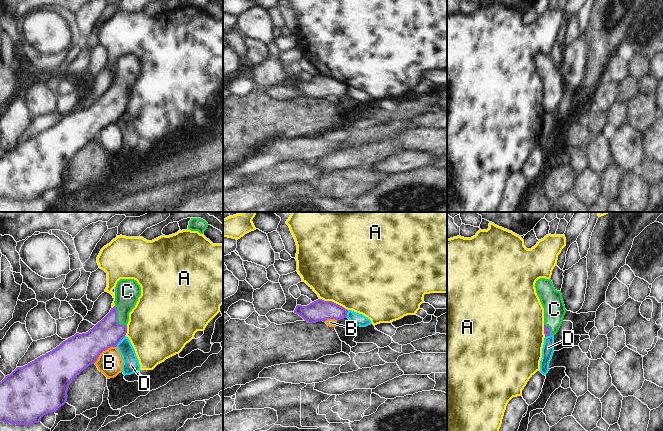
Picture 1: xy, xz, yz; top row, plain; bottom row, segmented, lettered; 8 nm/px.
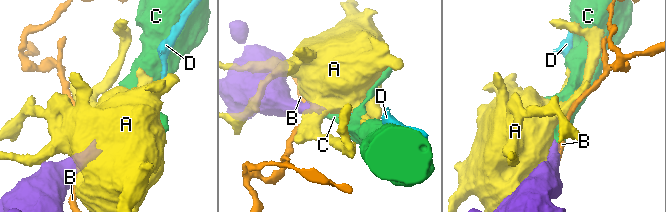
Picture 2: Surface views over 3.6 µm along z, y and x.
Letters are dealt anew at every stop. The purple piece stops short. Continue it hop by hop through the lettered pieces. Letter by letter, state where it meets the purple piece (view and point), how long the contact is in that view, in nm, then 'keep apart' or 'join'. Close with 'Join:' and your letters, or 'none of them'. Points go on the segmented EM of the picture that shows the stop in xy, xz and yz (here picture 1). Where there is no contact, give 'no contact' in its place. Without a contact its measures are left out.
A: xz (333, 302) | 260 nm | keep apart
B: xy (103, 350) | 240 nm | keep apart
C: xy (116, 318) | 200 nm | join
D: xy (120, 340) | 120 nm | keep apart
Join: C

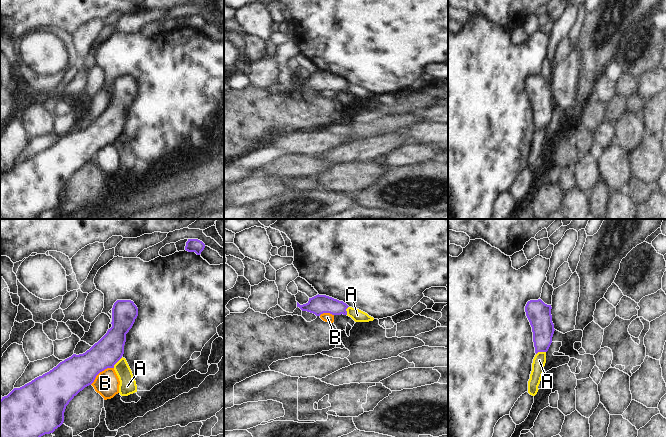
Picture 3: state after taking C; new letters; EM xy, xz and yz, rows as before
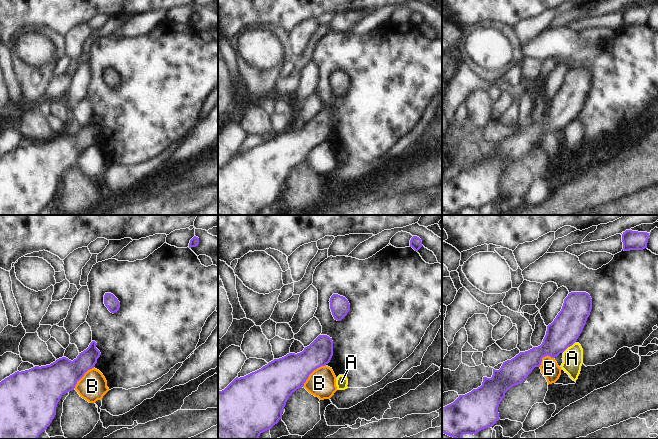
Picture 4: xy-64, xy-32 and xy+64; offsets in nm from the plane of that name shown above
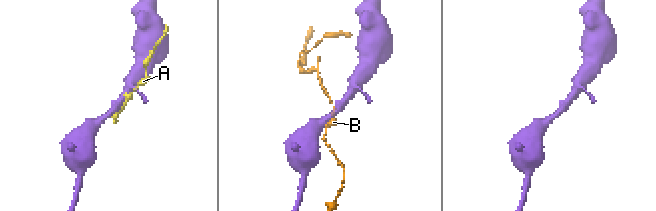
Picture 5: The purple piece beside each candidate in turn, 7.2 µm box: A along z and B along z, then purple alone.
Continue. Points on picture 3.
A: xy (117, 361) | 120 nm | keep apart
B: xy (100, 371) | 240 nm | keep apart
Join: none of them

